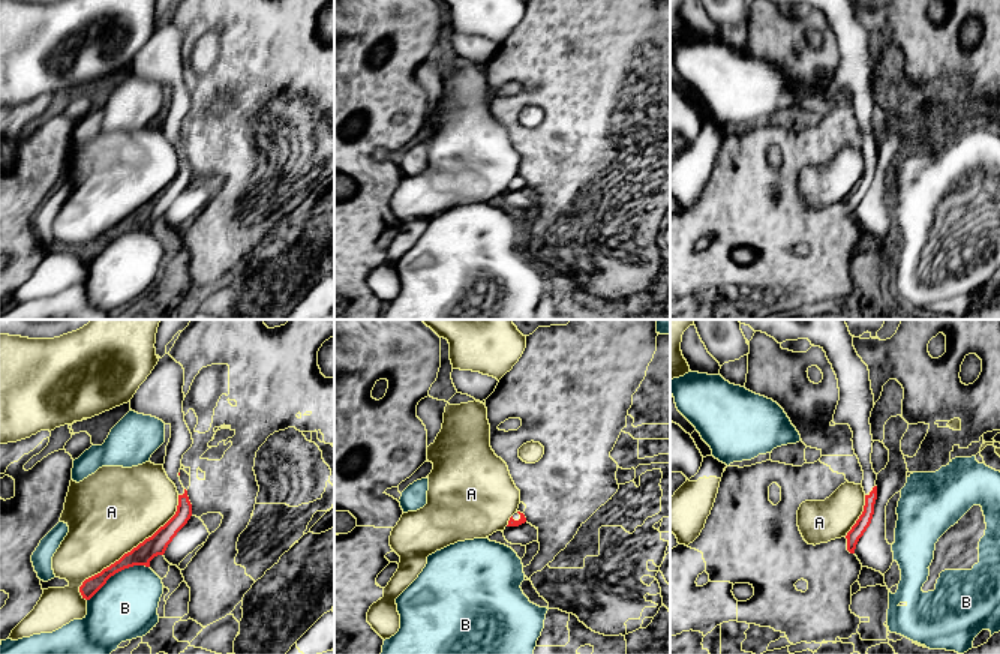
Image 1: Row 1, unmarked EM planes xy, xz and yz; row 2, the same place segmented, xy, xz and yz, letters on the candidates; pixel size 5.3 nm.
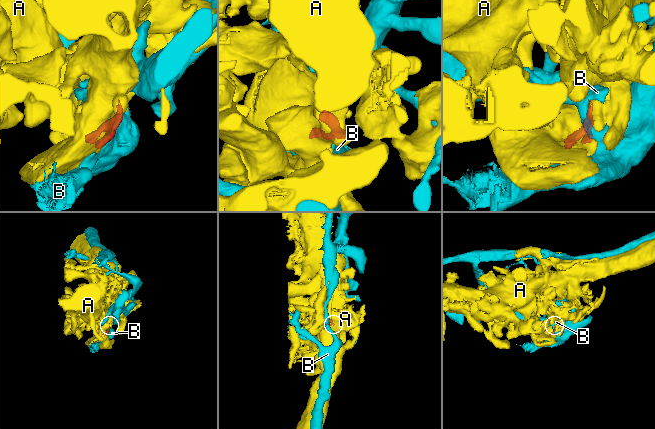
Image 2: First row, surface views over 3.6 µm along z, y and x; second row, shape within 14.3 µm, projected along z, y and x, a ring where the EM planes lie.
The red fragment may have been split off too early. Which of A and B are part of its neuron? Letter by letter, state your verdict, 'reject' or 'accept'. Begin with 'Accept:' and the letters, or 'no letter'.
Accept: no letter
A: reject
B: reject

